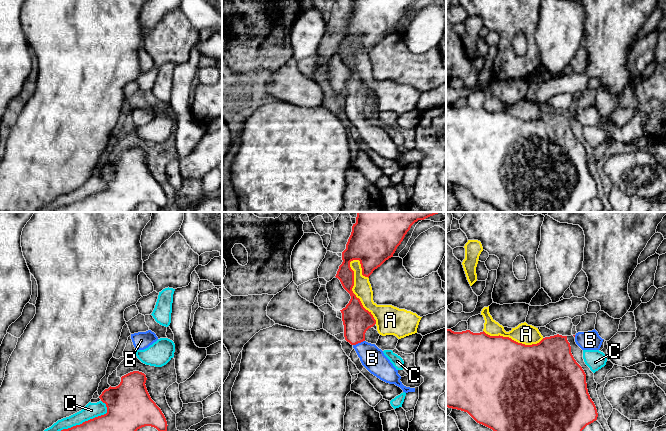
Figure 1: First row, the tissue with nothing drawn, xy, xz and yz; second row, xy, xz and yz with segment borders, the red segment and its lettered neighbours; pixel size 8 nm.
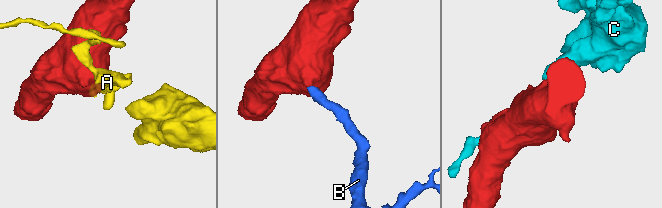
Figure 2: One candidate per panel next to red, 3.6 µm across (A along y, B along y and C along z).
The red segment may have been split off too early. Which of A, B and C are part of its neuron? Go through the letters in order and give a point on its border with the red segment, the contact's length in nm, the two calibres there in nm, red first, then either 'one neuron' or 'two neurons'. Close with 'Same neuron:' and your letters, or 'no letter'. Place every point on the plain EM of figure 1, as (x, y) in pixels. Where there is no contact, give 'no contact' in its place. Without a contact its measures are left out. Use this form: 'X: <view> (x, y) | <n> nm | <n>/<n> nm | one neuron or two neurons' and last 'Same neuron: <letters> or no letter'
A: xz (352, 63) | 500 nm | 220/150 nm | two neurons
B: xz (358, 118) | 100 nm | 220/190 nm | one neuron
C: xy (83, 198) | 500 nm | 360/120 nm | two neurons
Same neuron: B

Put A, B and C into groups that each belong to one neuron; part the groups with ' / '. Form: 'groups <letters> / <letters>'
groups A / B / C

